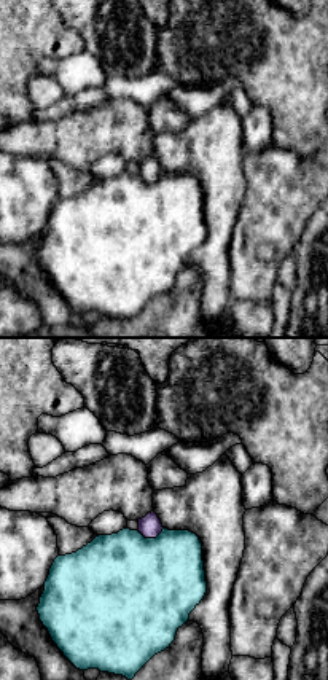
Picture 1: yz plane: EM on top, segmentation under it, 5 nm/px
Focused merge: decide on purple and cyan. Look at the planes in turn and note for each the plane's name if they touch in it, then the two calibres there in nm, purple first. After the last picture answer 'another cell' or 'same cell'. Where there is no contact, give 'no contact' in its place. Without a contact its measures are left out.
contact in yz; calibres 120 and 500 nm

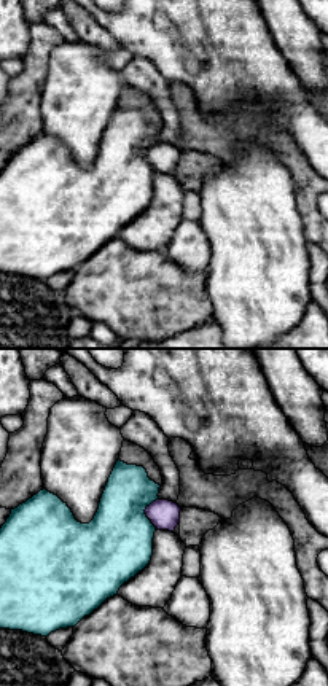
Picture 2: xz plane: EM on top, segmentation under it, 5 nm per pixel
contact in xz; calibres 150 and 360 nm

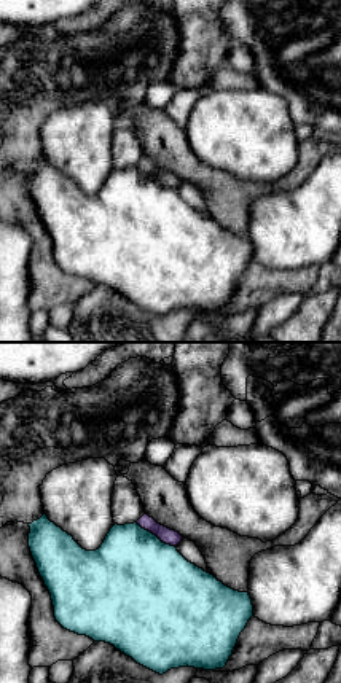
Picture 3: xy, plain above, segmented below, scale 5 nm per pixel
contact in xy; calibres 80 and 480 nm

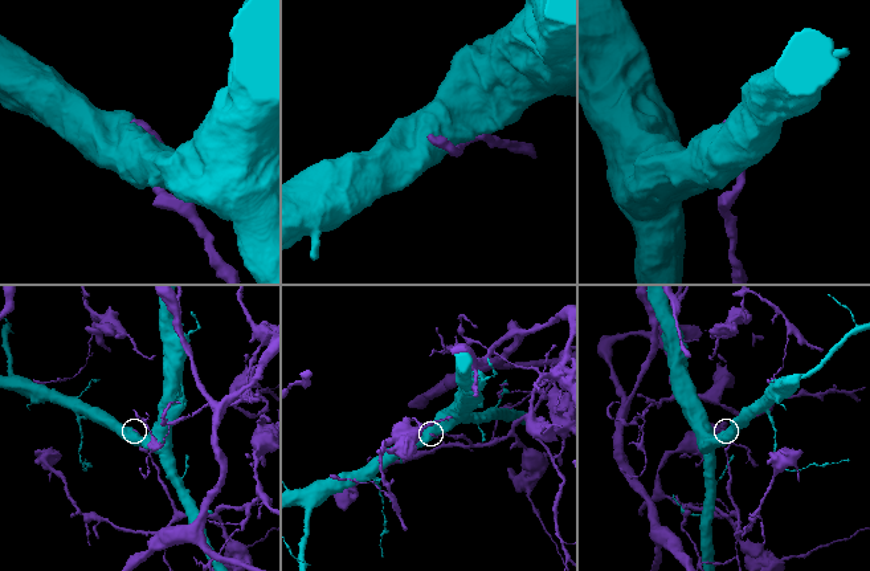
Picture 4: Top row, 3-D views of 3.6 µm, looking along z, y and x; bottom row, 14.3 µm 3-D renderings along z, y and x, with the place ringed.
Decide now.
another cell

